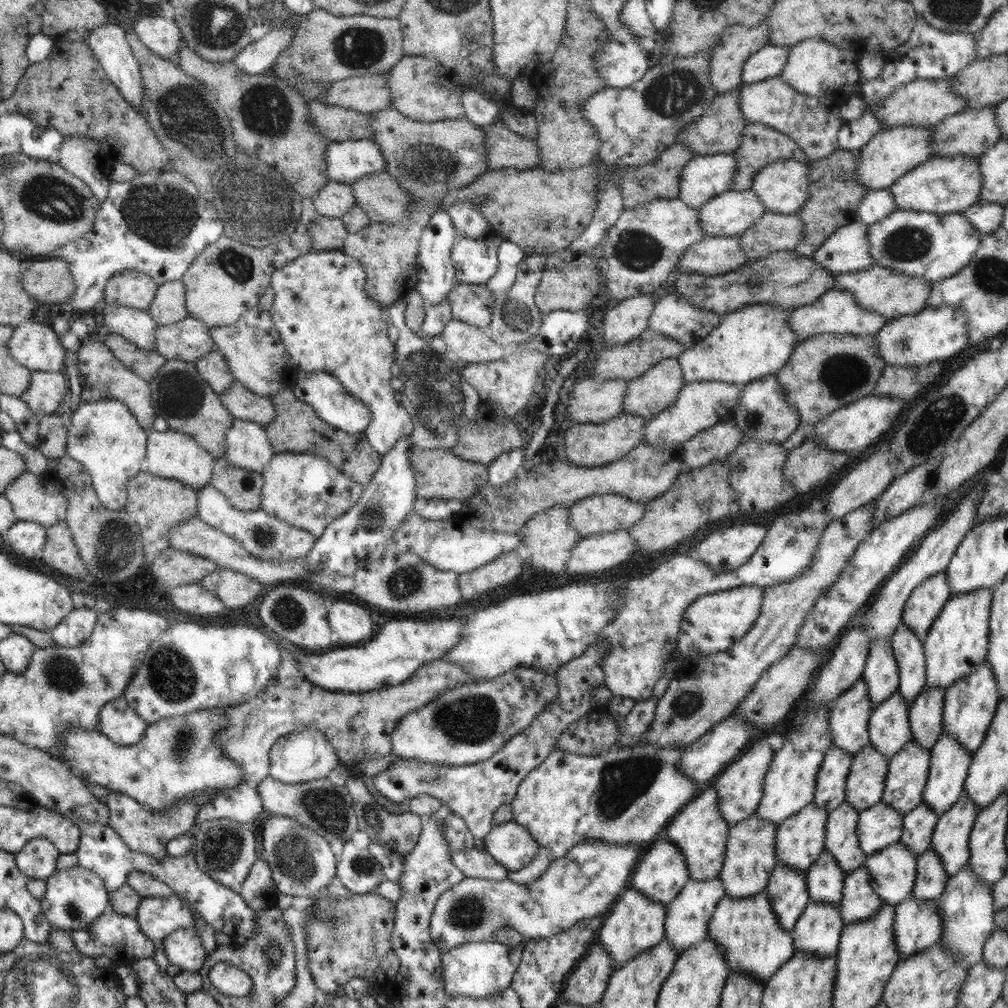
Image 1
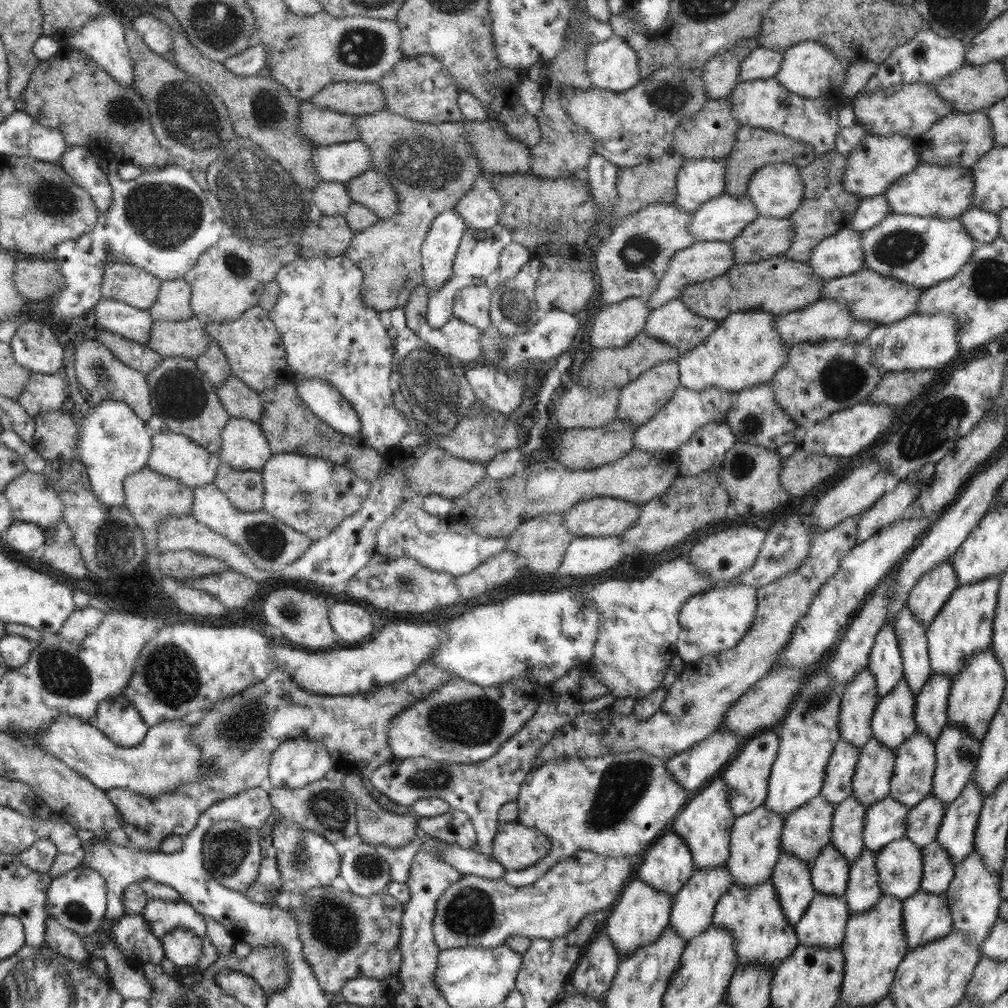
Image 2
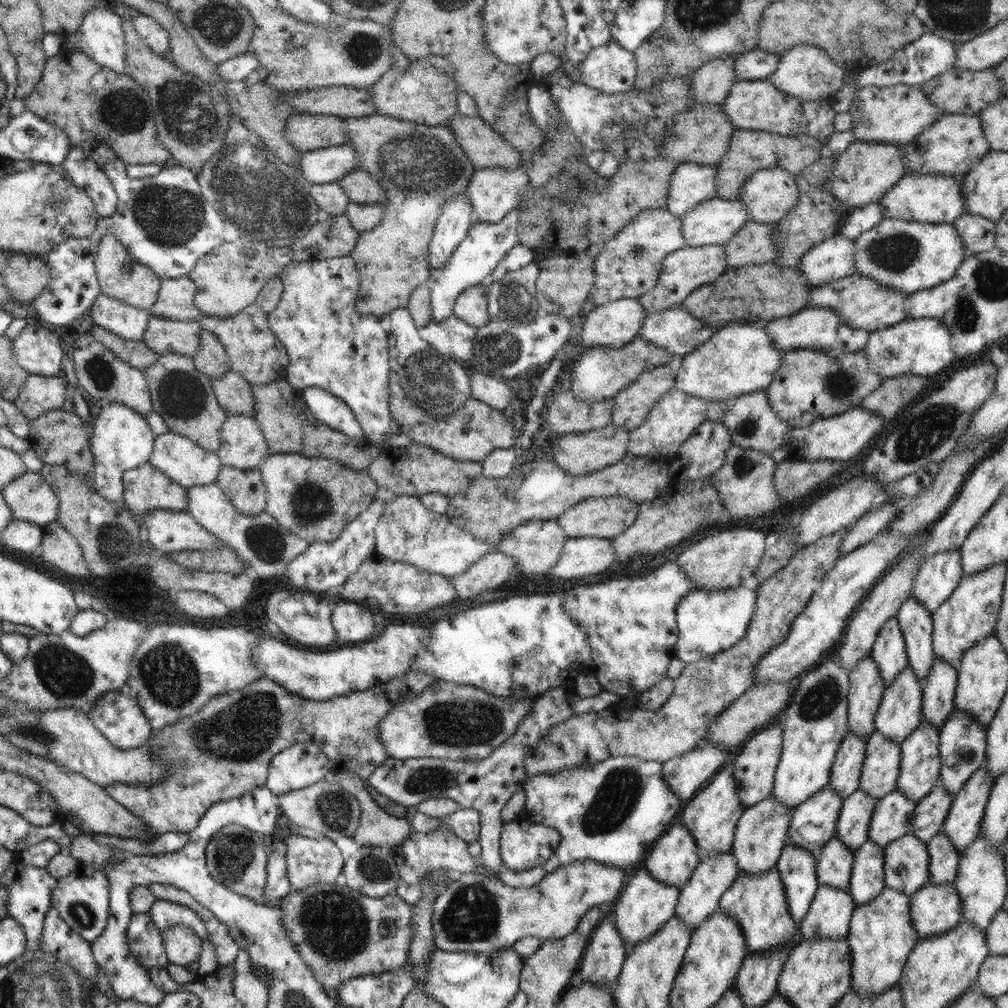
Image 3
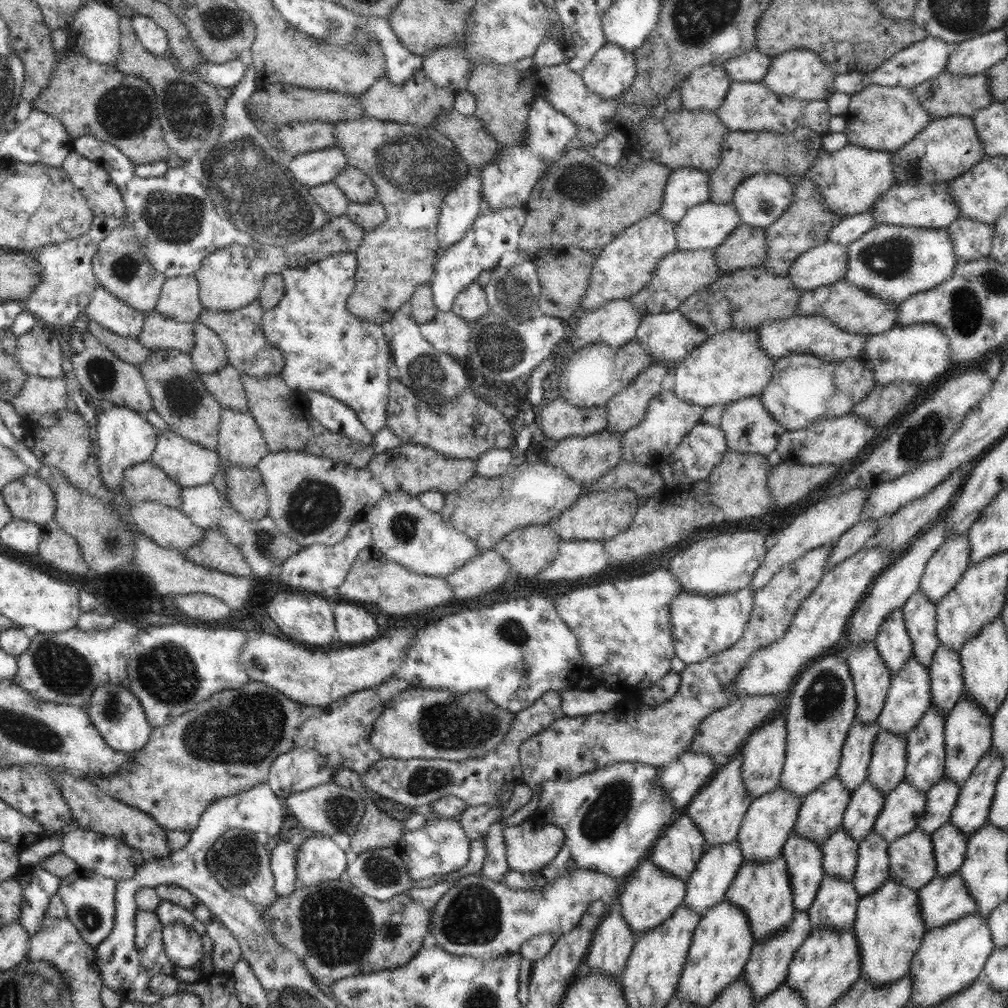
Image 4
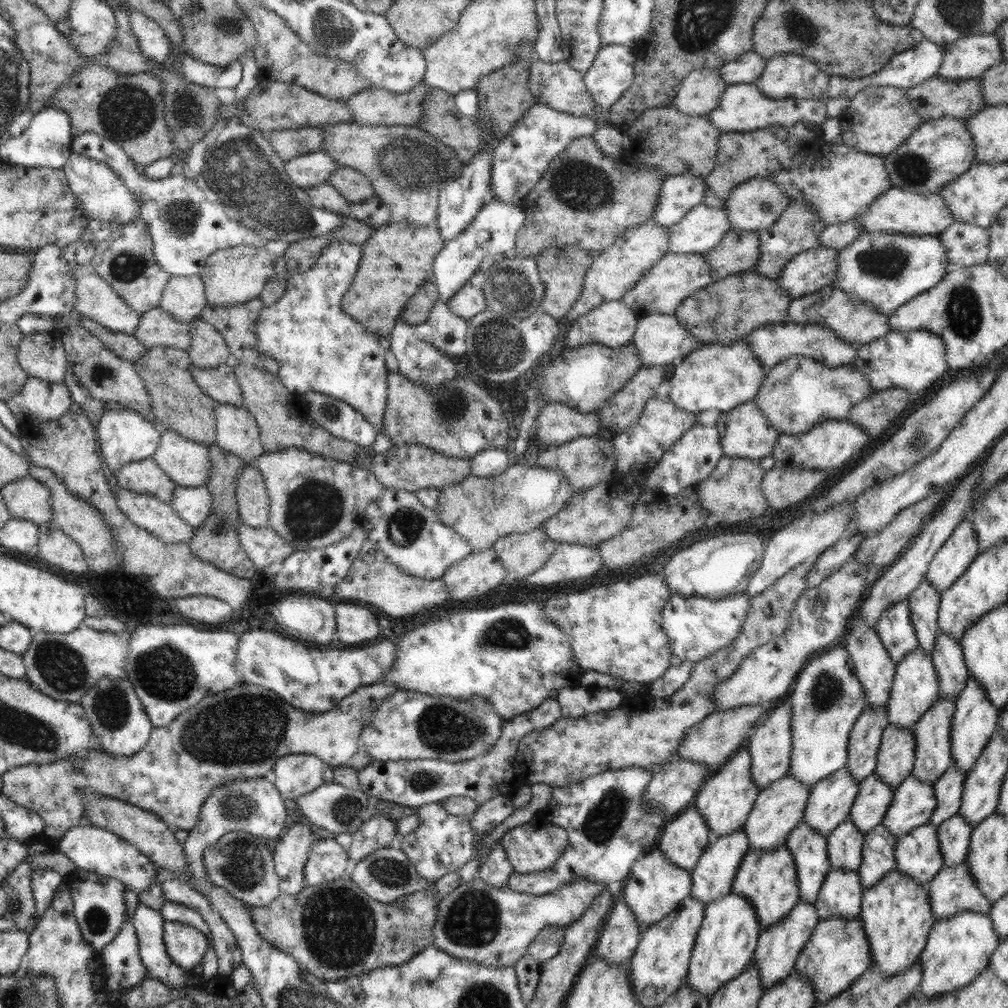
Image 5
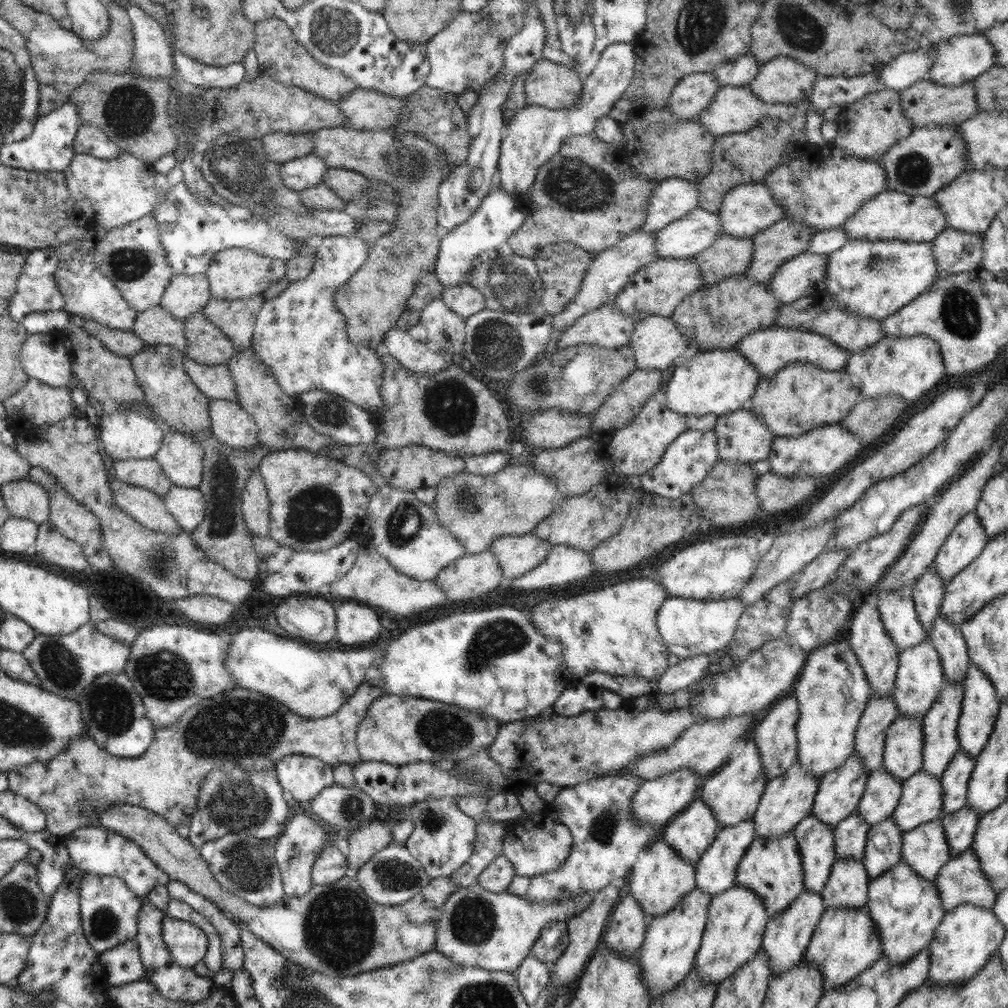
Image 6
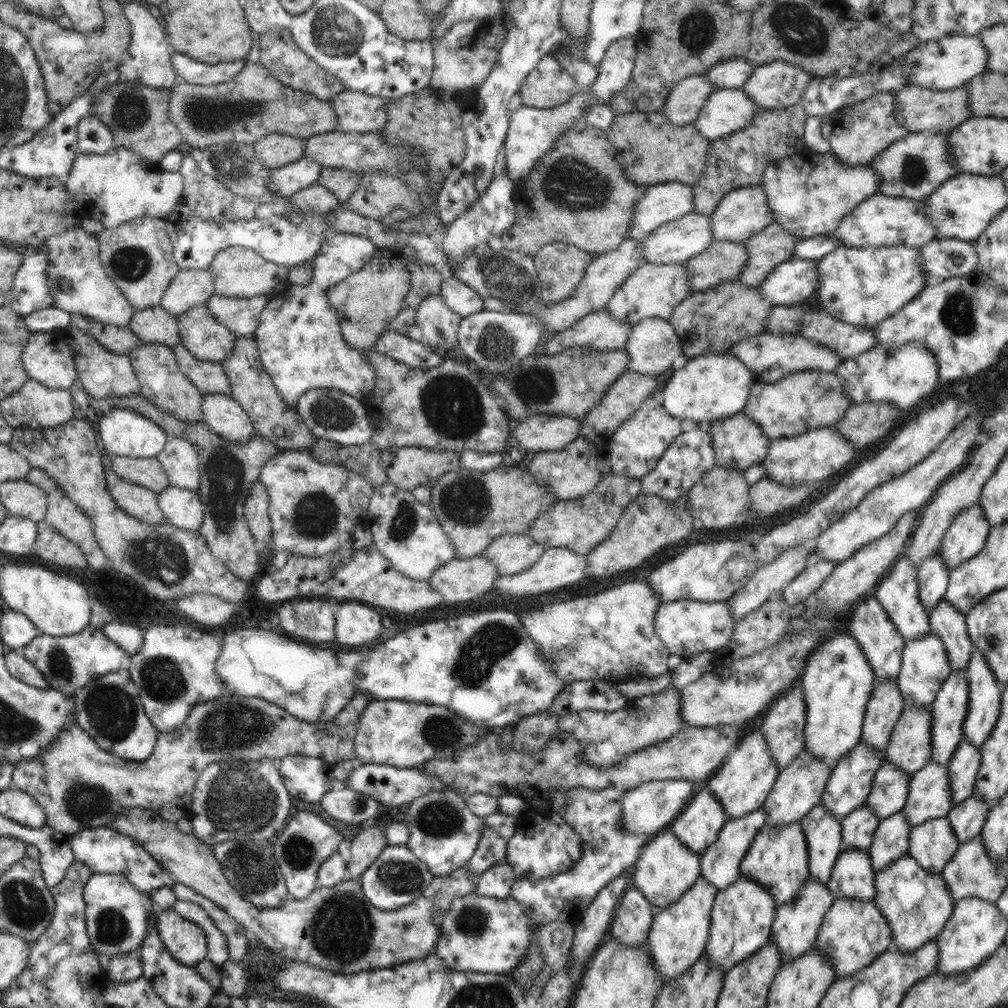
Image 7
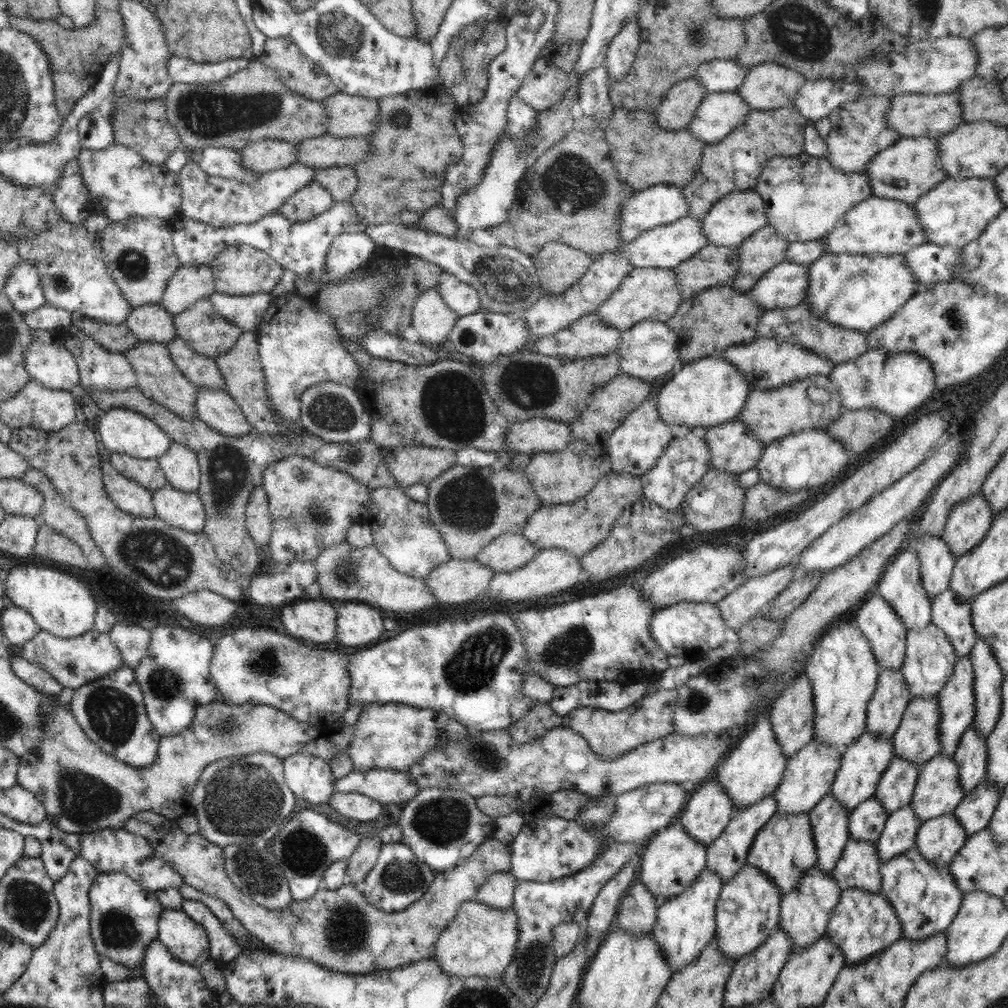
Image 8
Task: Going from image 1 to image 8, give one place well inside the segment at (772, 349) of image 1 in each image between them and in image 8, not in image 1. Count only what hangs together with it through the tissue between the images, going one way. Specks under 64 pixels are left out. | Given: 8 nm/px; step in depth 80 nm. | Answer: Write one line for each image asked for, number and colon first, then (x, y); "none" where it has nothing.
2: (745, 348)
3: (738, 358)
4: (730, 365)
5: (715, 376)
6: (718, 381)
7: (710, 387)
8: (706, 392)

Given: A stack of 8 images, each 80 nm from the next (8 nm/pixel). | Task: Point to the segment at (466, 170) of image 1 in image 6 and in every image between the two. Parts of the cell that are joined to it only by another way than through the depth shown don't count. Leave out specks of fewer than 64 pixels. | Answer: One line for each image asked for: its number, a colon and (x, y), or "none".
2: (431, 167)
3: (420, 168)
4: (411, 167)
5: (406, 166)
6: (371, 302)

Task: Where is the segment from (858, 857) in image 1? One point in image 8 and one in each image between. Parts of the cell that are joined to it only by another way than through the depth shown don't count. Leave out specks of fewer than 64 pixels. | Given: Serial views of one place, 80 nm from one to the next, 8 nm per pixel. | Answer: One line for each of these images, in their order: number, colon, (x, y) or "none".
2: (847, 824)
3: (853, 821)
4: (866, 802)
5: (874, 799)
6: (883, 791)
7: (889, 793)
8: (895, 789)

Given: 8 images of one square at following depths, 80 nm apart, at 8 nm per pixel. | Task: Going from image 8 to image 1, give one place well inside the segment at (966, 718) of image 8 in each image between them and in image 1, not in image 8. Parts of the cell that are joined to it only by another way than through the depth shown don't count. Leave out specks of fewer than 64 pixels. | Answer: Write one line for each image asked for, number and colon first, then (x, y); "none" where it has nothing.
1: (908, 769)
2: (915, 762)
3: (920, 757)
4: (926, 753)
5: (932, 732)
6: (940, 723)
7: (949, 710)

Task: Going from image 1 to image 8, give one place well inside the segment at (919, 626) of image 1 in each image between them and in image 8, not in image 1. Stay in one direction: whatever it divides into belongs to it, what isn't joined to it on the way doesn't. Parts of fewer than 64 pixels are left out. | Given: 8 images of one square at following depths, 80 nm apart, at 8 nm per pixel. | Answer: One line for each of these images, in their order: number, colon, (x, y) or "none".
2: (928, 595)
3: (936, 579)
4: (944, 568)
5: (951, 561)
6: (968, 538)
7: (964, 539)
8: (968, 522)

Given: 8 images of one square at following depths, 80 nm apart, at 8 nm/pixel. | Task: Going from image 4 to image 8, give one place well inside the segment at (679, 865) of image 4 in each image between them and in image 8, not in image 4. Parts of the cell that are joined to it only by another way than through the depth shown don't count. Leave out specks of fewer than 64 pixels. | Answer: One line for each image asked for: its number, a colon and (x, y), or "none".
5: (682, 840)
6: (689, 833)
7: (697, 826)
8: (710, 809)

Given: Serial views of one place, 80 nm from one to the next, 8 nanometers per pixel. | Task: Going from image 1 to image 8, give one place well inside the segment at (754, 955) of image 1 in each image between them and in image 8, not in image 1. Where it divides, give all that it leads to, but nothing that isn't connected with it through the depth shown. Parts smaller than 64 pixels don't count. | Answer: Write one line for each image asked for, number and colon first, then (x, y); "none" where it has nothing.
2: (753, 915)
3: (758, 902)
4: (762, 890)
5: (767, 878)
6: (772, 868)
7: (777, 859)
8: (784, 848)

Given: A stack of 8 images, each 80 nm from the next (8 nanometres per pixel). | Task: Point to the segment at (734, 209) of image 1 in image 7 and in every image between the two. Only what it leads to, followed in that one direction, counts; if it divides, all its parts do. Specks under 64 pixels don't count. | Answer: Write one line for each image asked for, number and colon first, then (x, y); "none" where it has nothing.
2: (722, 218)
3: (715, 221)
4: (706, 226)
5: (701, 230)
6: (685, 238)
7: (680, 240)

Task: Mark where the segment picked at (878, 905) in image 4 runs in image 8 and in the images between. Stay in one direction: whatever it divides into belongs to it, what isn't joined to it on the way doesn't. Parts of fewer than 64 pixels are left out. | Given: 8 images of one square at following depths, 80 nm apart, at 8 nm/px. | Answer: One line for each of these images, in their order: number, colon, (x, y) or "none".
5: (895, 913)
6: (906, 909)
7: (917, 905)
8: (926, 898)

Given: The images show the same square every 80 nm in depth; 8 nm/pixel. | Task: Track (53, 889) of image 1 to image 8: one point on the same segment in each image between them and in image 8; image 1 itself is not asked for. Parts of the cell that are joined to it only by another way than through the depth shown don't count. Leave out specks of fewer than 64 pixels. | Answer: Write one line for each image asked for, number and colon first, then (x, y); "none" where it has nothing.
2: (78, 899)
3: (82, 897)
4: (89, 897)
5: (99, 907)
6: (109, 910)
7: (116, 914)
8: (124, 916)

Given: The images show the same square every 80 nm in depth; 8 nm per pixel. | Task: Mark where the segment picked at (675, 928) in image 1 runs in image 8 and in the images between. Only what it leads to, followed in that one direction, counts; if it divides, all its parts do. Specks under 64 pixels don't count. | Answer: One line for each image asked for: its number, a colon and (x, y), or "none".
2: (692, 910)
3: (699, 898)
4: (707, 884)
5: (712, 877)
6: (716, 871)
7: (720, 862)
8: (726, 855)

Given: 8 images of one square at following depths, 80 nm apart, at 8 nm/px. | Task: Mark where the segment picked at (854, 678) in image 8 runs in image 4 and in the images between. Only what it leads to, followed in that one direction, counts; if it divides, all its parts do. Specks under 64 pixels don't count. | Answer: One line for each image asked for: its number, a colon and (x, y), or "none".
4: (821, 709)
5: (827, 698)
6: (832, 691)
7: (837, 681)

